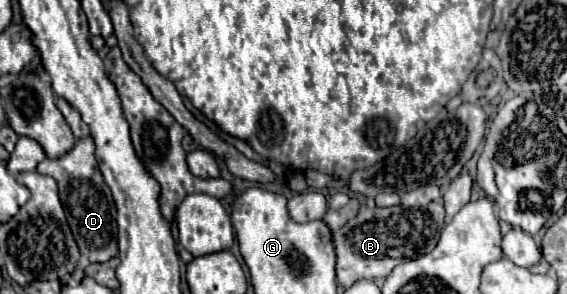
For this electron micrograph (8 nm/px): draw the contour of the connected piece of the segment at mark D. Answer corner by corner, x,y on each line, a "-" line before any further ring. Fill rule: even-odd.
79,138
69,152
55,160
45,158
37,166
37,172
57,180
61,204
65,208
65,216
69,220
69,228
77,240
81,256
89,262
107,262
117,256
117,208
111,190
97,168
93,138

